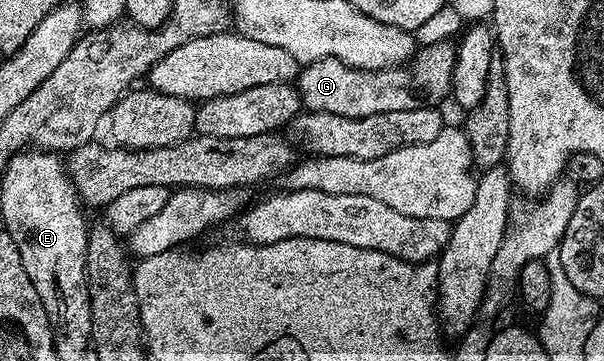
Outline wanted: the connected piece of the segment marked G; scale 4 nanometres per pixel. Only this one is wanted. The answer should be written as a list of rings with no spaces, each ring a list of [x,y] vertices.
[[[441,41],[421,46],[410,59],[412,72],[404,71],[406,69],[403,66],[382,68],[380,71],[367,71],[366,69],[351,67],[350,64],[344,64],[343,61],[338,59],[319,59],[307,64],[298,76],[298,90],[301,104],[309,111],[334,113],[338,117],[354,117],[355,119],[358,117],[370,117],[378,113],[405,111],[414,106],[414,99],[411,99],[408,95],[404,95],[404,87],[410,86],[411,83],[414,90],[421,91],[428,98],[425,100],[447,100],[452,89],[452,74],[454,73],[454,65],[456,64],[456,49],[457,44],[452,41]]]

